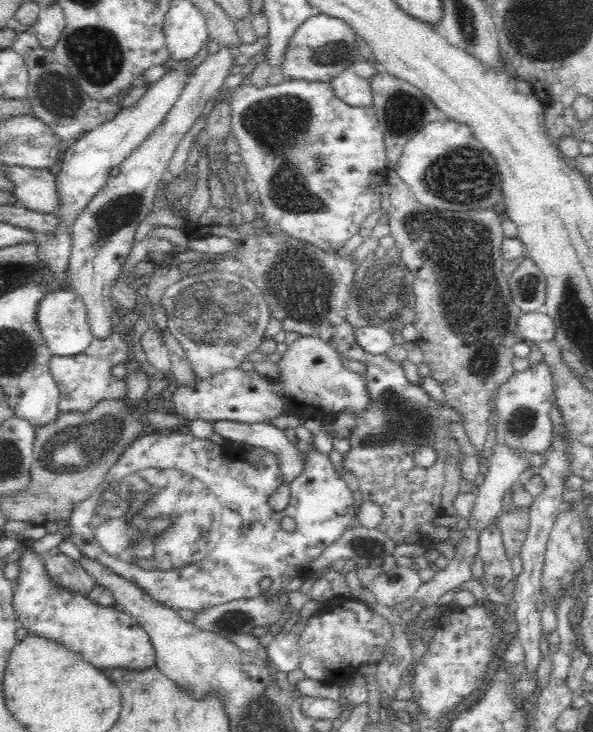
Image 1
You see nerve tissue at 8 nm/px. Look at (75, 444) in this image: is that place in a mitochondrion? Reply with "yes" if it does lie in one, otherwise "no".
yes

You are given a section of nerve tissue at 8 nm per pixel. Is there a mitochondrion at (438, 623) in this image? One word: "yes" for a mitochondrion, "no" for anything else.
no

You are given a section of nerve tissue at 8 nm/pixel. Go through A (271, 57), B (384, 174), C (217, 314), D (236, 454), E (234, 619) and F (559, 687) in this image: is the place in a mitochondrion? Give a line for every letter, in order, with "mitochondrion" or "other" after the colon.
A: other
B: other
C: mitochondrion
D: other
E: mitochondrion
F: other

